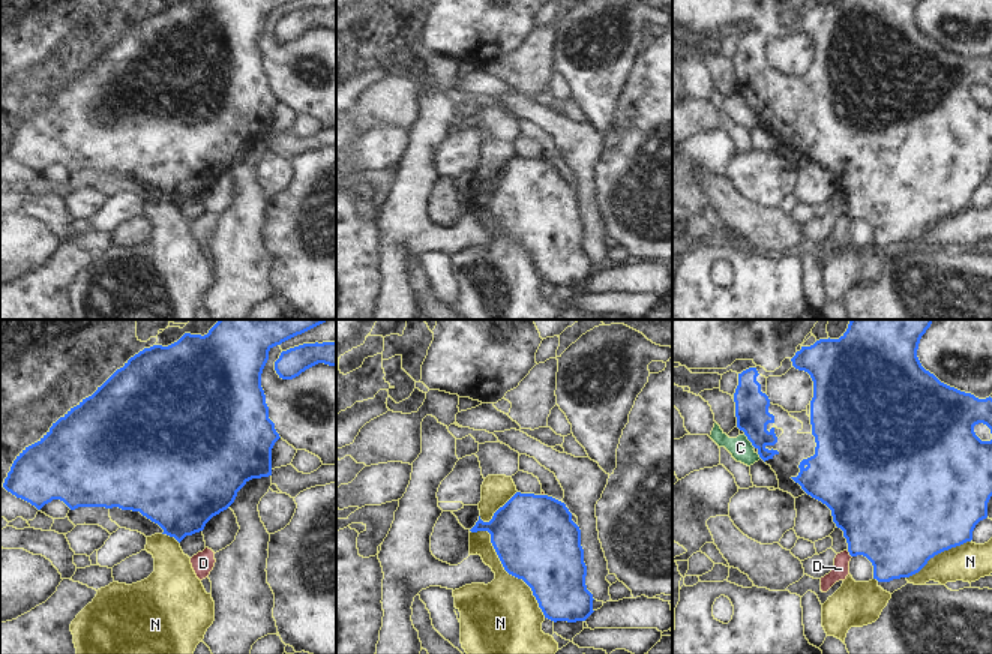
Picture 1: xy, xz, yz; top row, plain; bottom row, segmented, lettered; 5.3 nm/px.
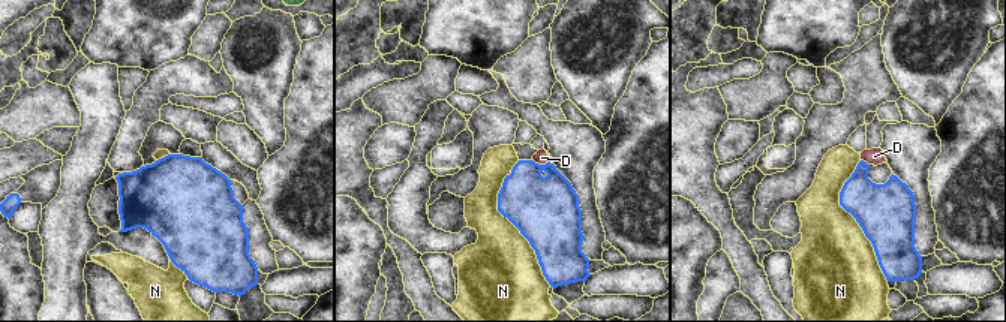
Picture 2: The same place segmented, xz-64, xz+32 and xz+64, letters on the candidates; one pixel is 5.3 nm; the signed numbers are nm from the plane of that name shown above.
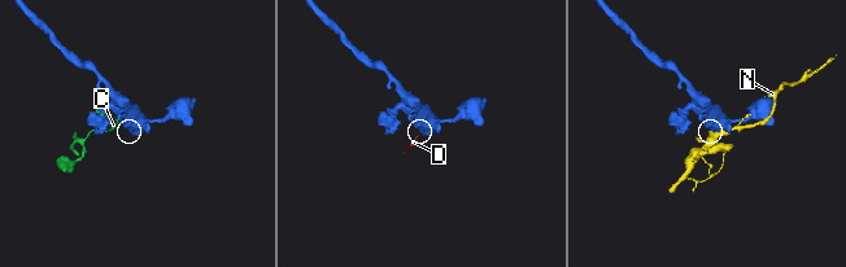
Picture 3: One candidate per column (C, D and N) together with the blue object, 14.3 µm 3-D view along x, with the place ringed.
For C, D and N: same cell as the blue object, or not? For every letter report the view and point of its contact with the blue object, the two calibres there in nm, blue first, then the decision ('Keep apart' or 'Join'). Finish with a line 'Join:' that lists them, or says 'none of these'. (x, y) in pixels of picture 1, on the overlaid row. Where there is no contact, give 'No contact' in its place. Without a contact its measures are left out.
C: Touches blue at yz (749, 440). Thickness 180 nm (blue) against 120 nm. Keep apart
D: Touches blue at yz (850, 554). Thickness 440 nm (blue) against 90 nm. Keep apart
N: Touches blue at xz (505, 569). Thickness 440 nm (blue) against 380 nm. Keep apart
Join: none of these

